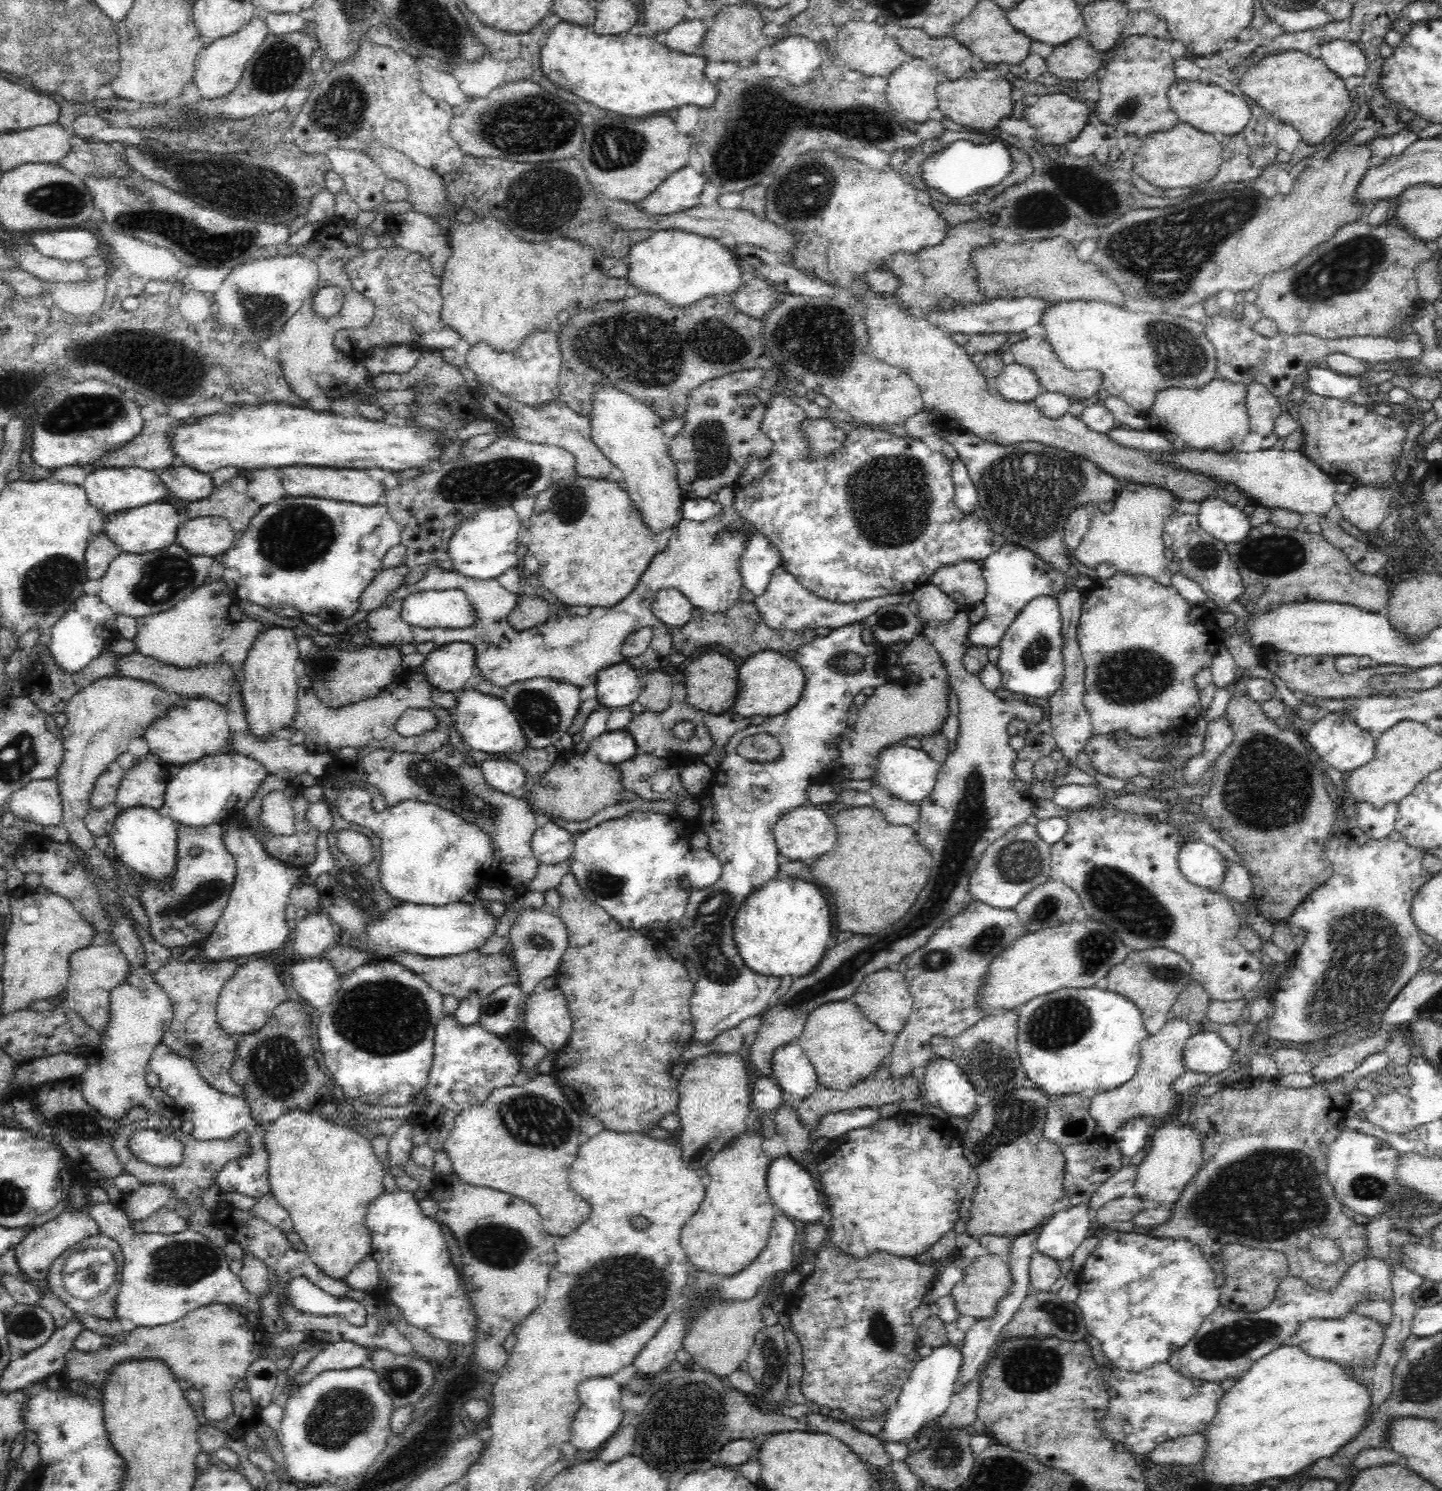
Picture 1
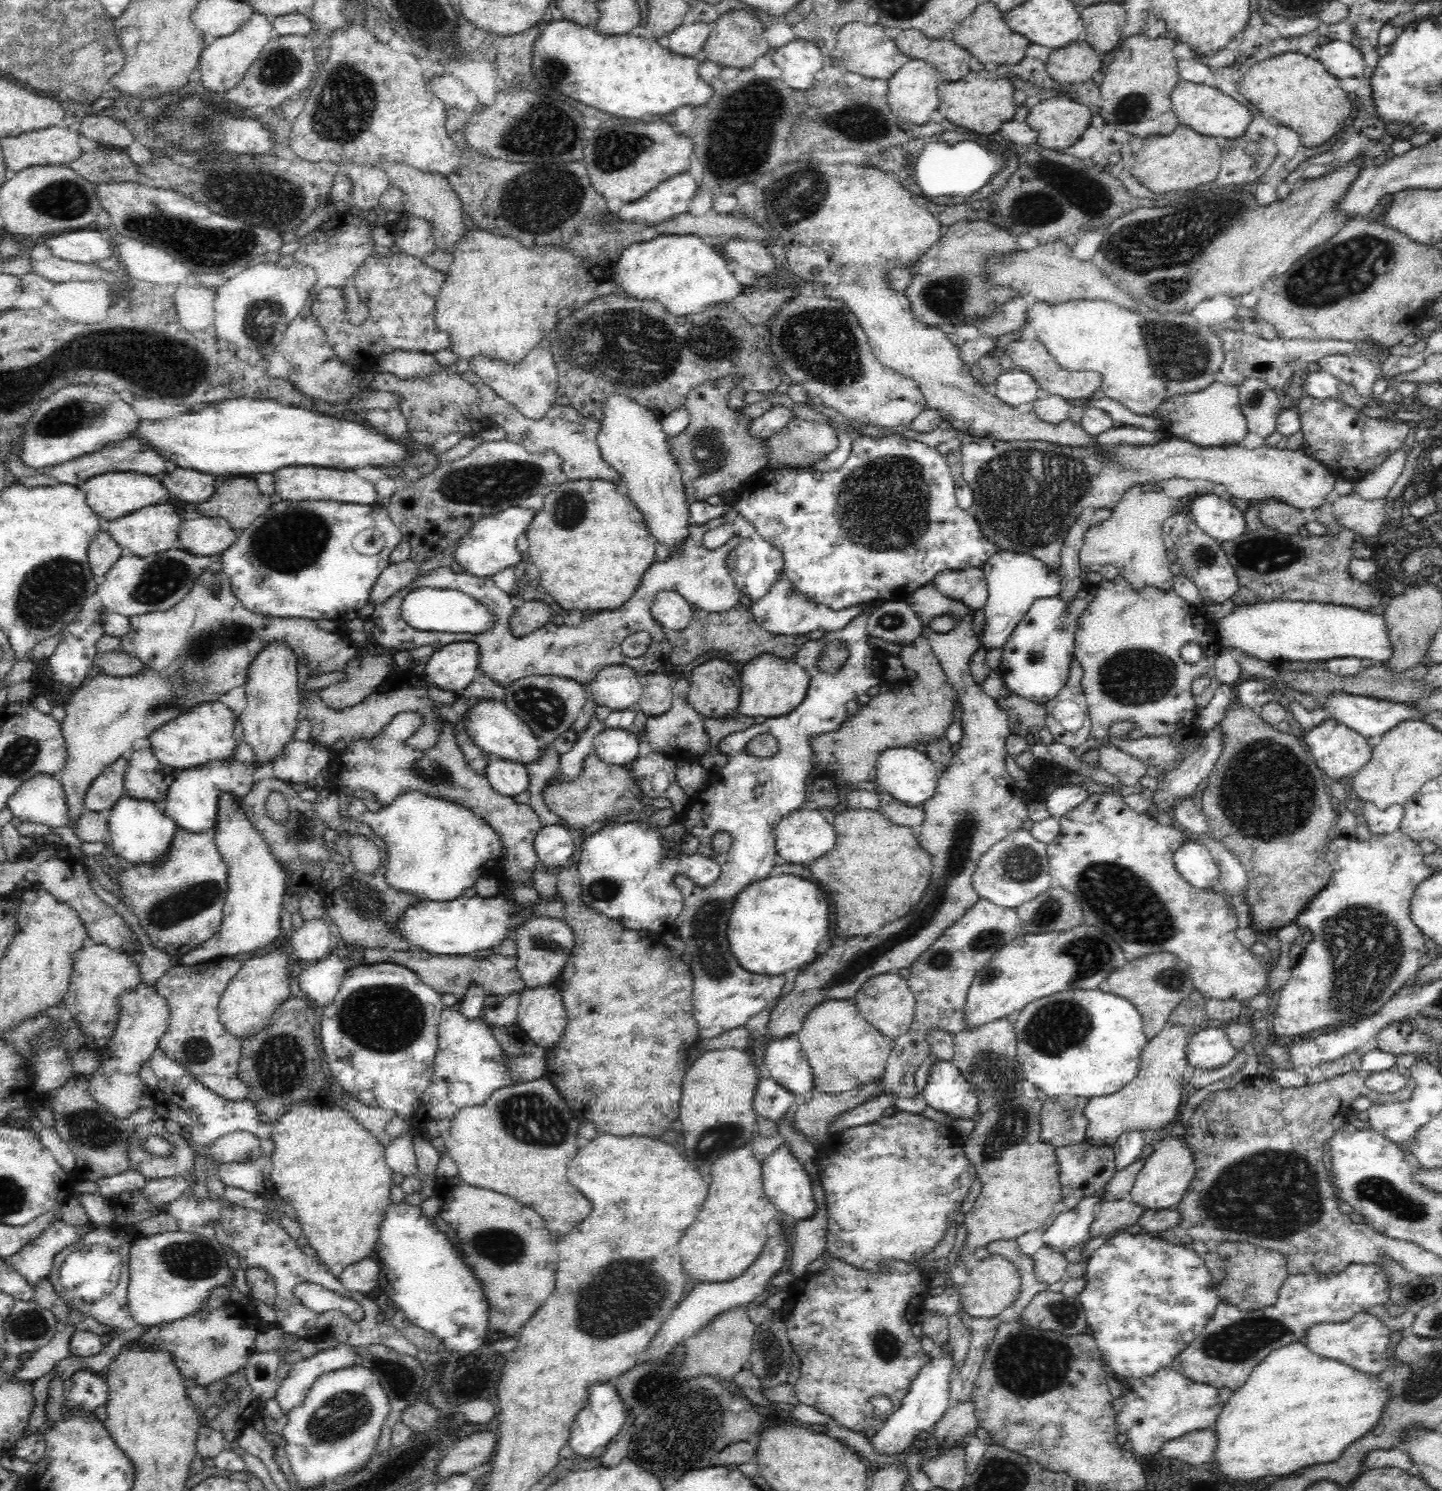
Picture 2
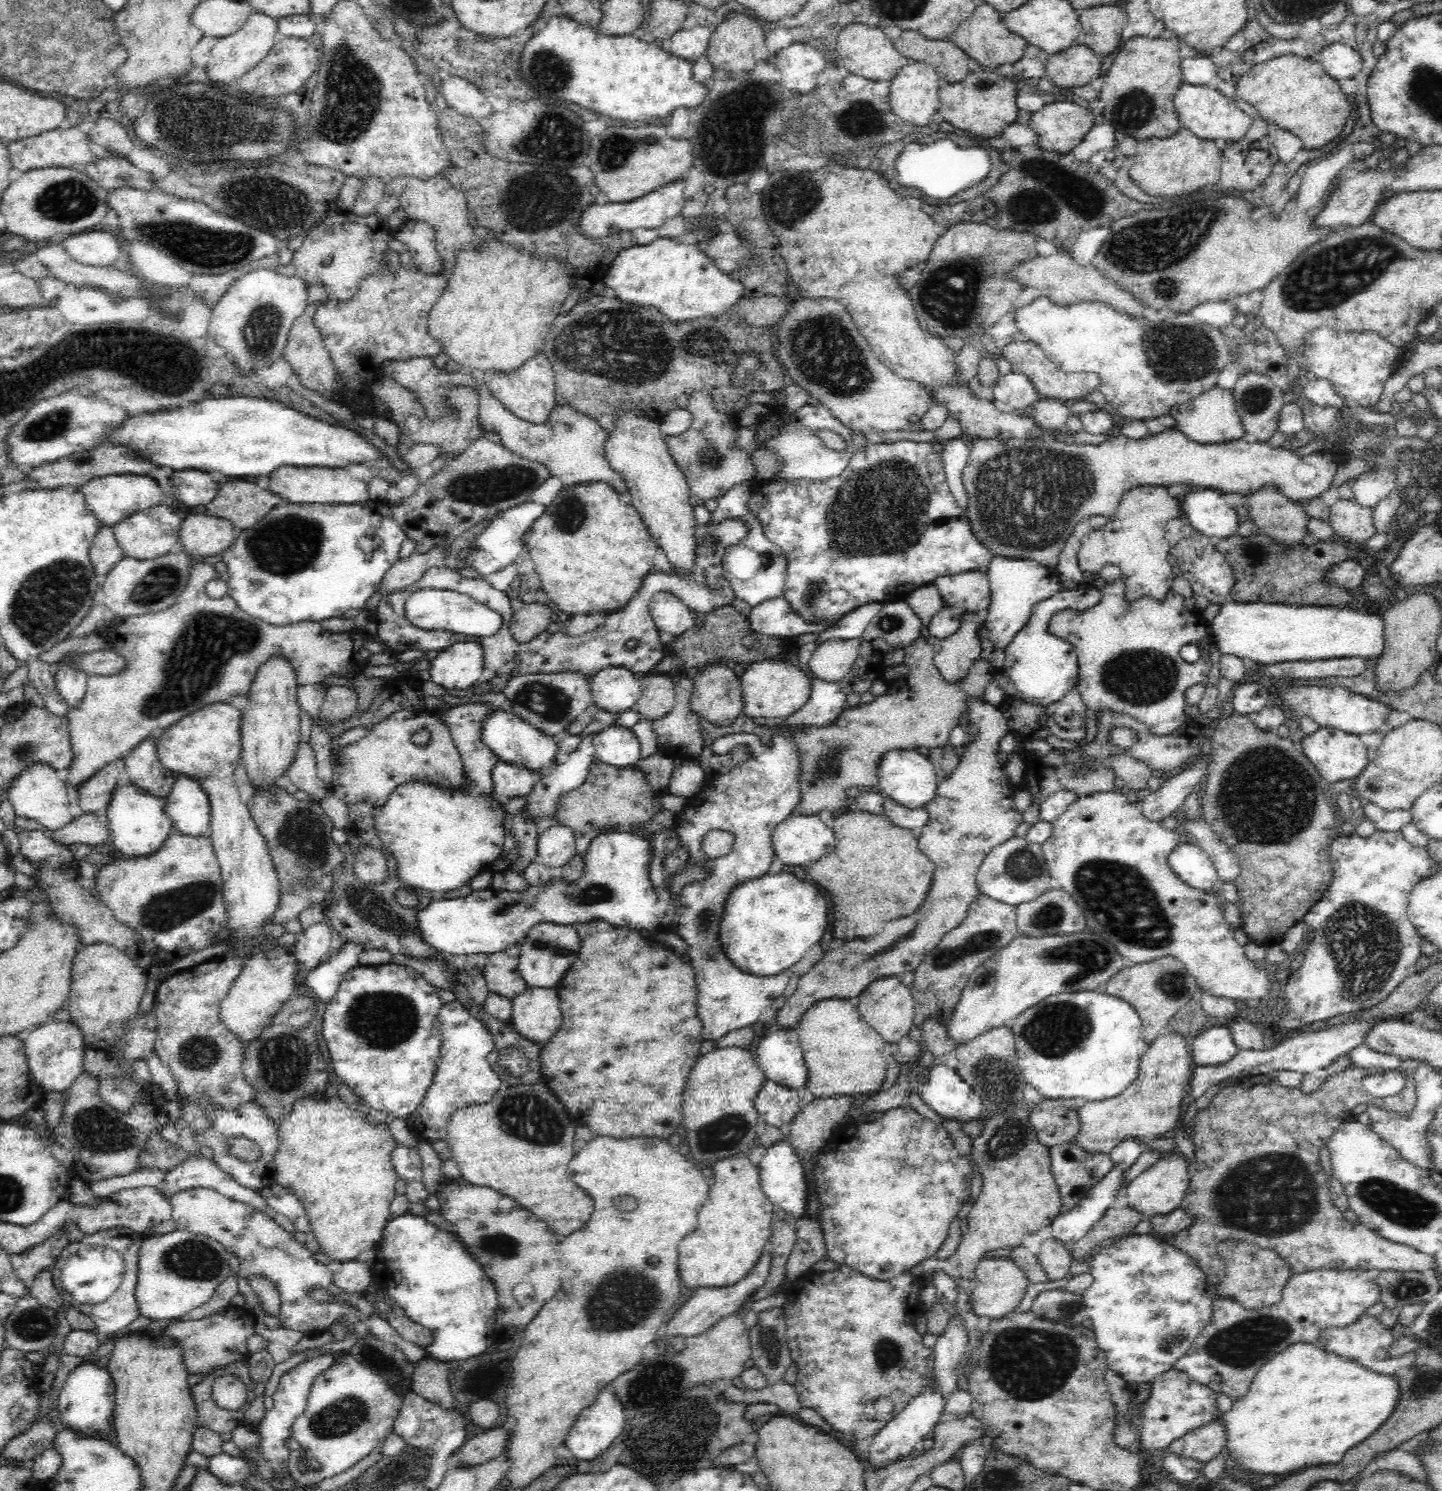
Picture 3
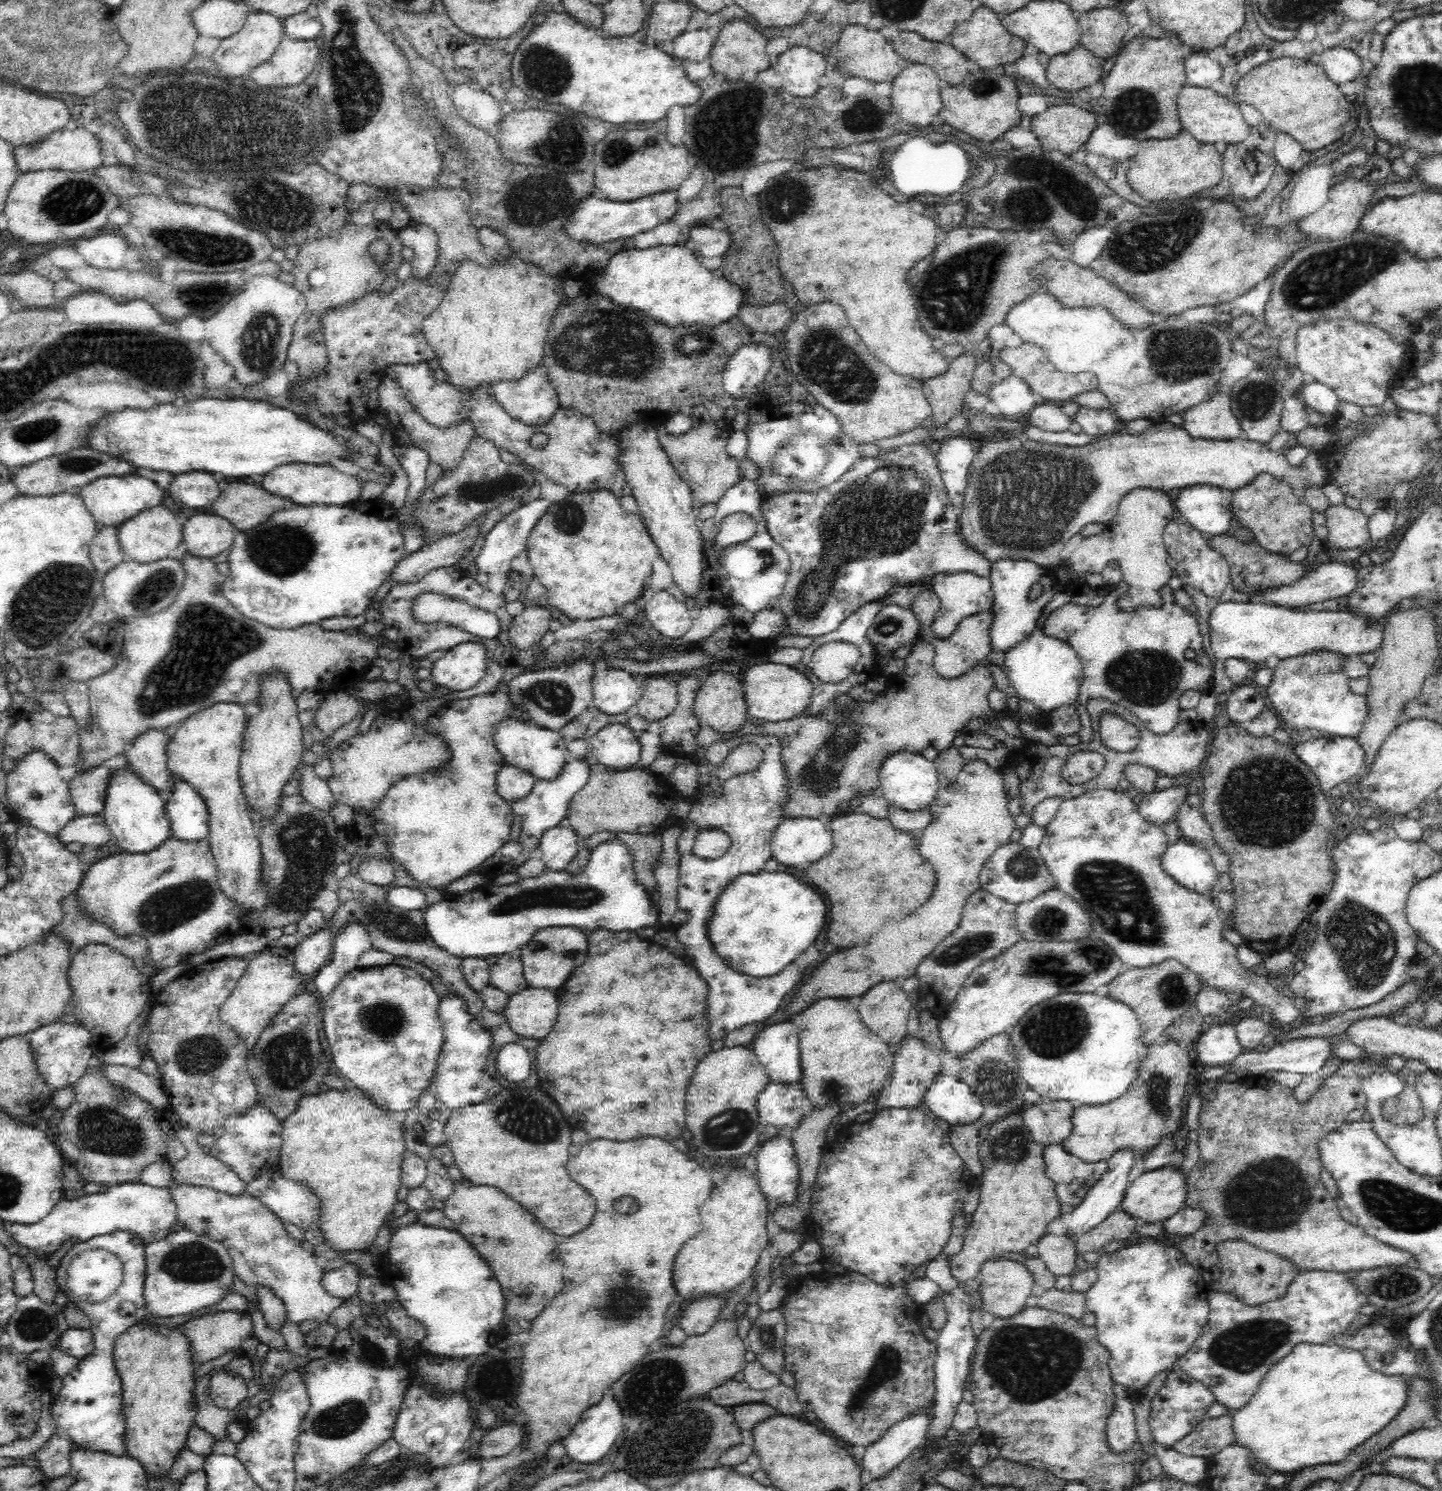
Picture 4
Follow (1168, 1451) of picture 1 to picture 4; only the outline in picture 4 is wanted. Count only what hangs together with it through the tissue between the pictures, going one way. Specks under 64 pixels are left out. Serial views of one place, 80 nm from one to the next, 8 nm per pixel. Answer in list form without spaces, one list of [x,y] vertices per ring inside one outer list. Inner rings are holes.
[[[1231,1412],[1215,1419],[1205,1419],[1194,1427],[1182,1441],[1174,1444],[1173,1450],[1186,1456],[1203,1456],[1209,1459],[1220,1452],[1230,1450],[1235,1443]]]

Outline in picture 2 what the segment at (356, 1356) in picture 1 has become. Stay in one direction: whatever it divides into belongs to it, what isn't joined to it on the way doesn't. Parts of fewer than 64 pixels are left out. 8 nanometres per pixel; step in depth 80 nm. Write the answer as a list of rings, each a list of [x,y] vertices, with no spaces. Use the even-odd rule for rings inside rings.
[[[339,1343],[337,1347],[321,1350],[307,1359],[291,1364],[288,1374],[282,1380],[278,1380],[273,1396],[280,1405],[280,1413],[286,1417],[294,1407],[299,1407],[318,1377],[346,1368],[355,1362],[354,1348]]]

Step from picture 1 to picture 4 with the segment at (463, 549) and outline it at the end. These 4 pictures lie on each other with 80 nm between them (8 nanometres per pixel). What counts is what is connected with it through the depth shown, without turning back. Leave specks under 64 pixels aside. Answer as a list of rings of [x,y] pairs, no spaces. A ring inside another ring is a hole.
[[[538,498],[510,511],[502,520],[499,520],[486,535],[480,554],[475,558],[479,572],[489,575],[510,572],[511,562],[518,554],[526,550],[531,530],[552,504],[554,502]]]

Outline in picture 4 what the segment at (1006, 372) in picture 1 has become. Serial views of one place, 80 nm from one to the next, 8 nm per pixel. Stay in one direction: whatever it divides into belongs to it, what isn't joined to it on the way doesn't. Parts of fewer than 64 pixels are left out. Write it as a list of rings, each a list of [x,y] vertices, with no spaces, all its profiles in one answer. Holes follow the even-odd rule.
[[[1014,374],[994,382],[986,395],[1007,419],[1026,420],[1029,412],[1040,402],[1024,380]]]

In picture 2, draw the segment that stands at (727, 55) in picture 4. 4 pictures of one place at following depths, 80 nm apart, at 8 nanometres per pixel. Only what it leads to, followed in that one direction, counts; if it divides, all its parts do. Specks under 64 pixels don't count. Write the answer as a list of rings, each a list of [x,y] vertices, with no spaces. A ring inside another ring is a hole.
[[[747,10],[726,11],[712,25],[700,57],[722,67],[752,68],[757,58],[772,52],[772,48],[762,37],[764,31],[764,25],[758,22],[754,13]]]

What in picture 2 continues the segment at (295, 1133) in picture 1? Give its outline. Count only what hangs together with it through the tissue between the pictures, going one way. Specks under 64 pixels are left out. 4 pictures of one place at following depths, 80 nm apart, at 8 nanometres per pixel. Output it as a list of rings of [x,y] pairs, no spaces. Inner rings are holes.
[[[307,1101],[293,1102],[291,1109],[272,1124],[271,1140],[275,1149],[269,1183],[276,1188],[276,1195],[295,1210],[303,1236],[317,1252],[316,1258],[327,1268],[332,1264],[345,1268],[365,1259],[378,1241],[384,1211],[391,1205],[393,1171],[385,1160],[386,1146],[346,1109]]]

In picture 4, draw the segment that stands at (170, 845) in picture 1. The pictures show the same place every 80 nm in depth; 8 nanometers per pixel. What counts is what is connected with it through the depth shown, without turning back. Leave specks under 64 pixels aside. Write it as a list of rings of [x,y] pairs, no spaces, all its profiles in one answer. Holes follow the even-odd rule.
[[[127,765],[110,774],[104,808],[100,815],[124,852],[149,853],[171,837],[165,811],[166,803],[166,799],[162,798],[153,786],[147,785],[143,778]]]

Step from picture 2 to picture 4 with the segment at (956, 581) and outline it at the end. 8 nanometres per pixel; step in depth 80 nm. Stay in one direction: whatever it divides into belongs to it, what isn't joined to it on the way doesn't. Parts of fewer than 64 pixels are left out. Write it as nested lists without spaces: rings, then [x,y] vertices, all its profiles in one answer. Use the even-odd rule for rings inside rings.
[[[974,573],[937,574],[933,577],[931,586],[938,600],[938,611],[931,626],[936,638],[948,638],[962,618],[991,610],[993,590],[989,578],[982,578]]]

